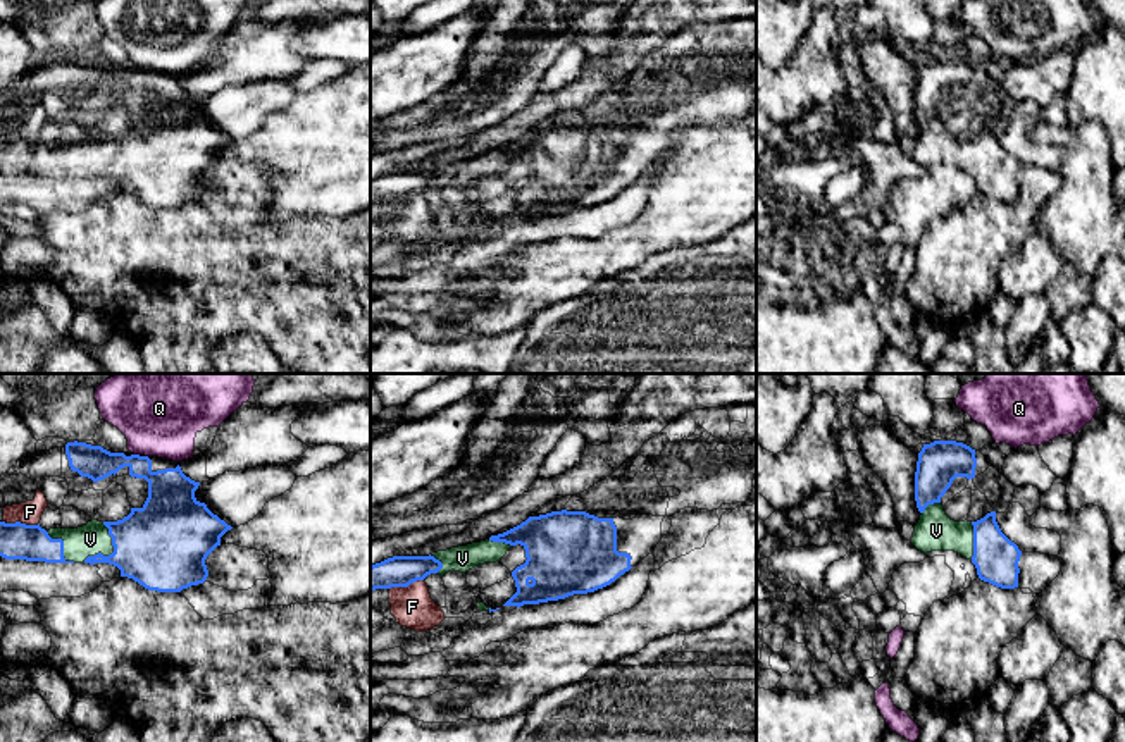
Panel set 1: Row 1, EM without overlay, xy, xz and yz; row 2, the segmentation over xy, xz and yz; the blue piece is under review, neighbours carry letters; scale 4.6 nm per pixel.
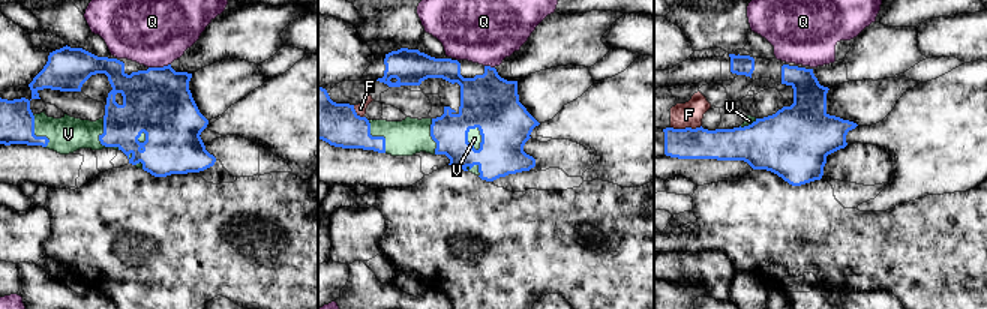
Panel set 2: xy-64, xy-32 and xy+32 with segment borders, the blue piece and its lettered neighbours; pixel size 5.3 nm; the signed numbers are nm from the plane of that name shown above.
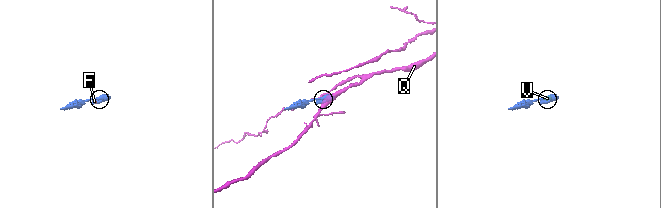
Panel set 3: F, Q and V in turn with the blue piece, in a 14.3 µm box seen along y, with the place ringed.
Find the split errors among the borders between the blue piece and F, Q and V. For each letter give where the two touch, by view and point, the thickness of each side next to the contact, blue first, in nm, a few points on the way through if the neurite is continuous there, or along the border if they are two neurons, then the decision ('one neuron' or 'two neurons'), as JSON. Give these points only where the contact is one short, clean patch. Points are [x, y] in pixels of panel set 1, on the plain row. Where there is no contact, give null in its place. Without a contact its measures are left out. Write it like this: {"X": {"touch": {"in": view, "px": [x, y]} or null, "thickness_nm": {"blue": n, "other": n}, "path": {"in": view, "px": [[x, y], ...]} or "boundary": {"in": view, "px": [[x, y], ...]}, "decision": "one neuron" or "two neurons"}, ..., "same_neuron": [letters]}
{"F": {"touch": {"in": "xy", "px": [19, 136]}, "thickness_nm": {"blue": 180, "other": 110}, "path": {"in": "xy", "px": [[18, 155], [19, 136], [30, 126]]}, "decision": "one neuron"}, "Q": {"touch": {"in": "xy", "px": [136, 69]}, "thickness_nm": {"blue": 220, "other": 340}, "boundary": {"in": "xy", "px": [[135, 68], [138, 69]]}, "decision": "two neurons"}, "V": {"touch": {"in": "xy", "px": [114, 166]}, "thickness_nm": {"blue": 420, "other": 150}, "decision": "one neuron"}, "same_neuron": ["F", "V"]}

